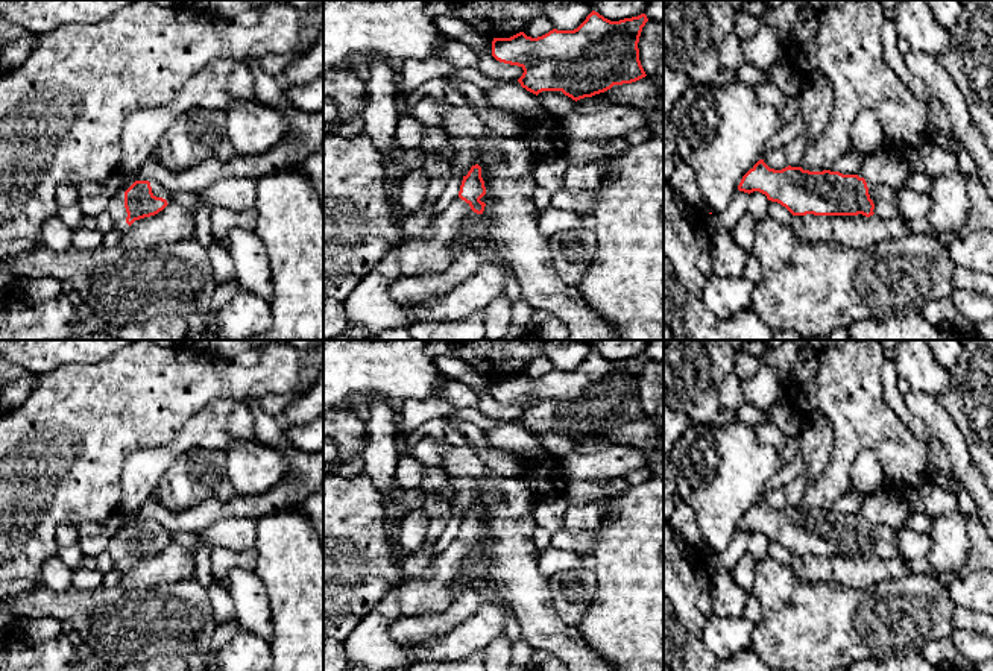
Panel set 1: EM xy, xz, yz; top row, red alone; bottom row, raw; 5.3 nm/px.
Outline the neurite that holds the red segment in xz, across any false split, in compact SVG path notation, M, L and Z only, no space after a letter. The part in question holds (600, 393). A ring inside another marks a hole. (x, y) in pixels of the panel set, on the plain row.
M592 351L574 370L553 369L537 378L524 372L510 378L493 378L492 396L500 402L521 407L524 413L518 422L527 431L536 436L542 431L562 431L577 442L604 433L613 425L632 424L647 416L638 389L647 361L645 354L610 361Z

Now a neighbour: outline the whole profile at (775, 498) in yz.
M802 472L796 480L785 484L782 489L774 489L767 492L762 499L764 502L774 510L782 510L788 506L800 507L802 498L809 487L809 481L805 472Z

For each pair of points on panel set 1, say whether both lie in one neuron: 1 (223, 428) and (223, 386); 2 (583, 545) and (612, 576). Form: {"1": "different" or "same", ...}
{"1": "different", "2": "different"}

